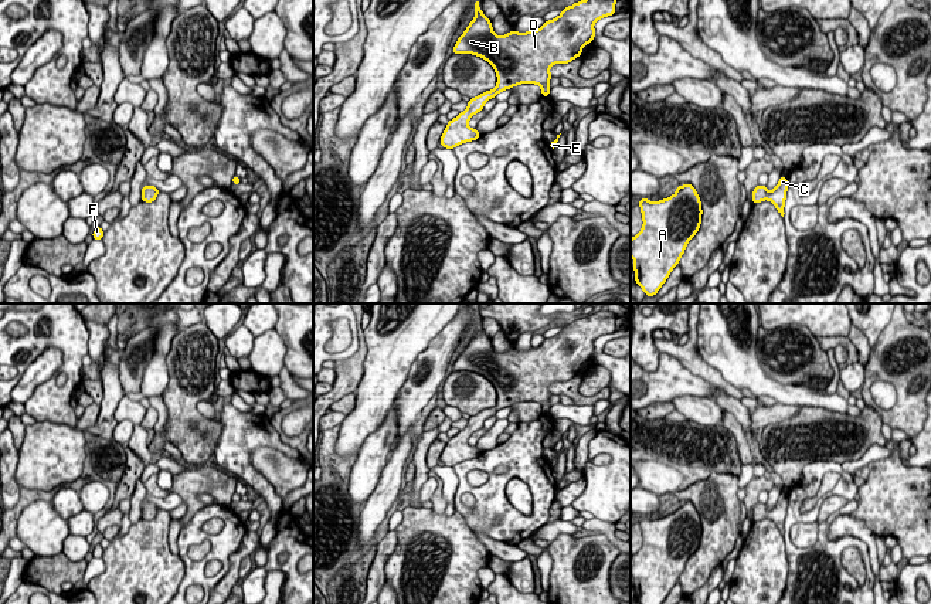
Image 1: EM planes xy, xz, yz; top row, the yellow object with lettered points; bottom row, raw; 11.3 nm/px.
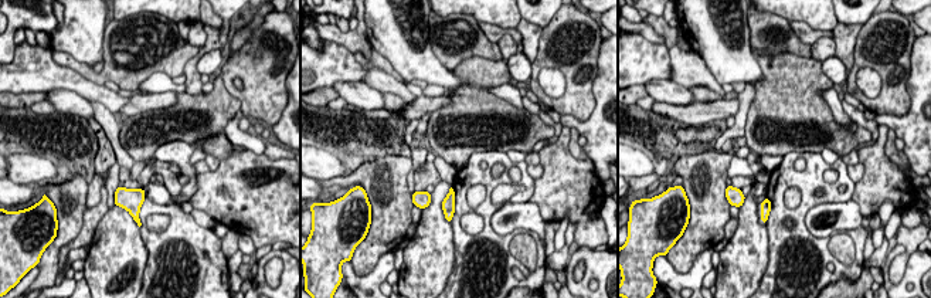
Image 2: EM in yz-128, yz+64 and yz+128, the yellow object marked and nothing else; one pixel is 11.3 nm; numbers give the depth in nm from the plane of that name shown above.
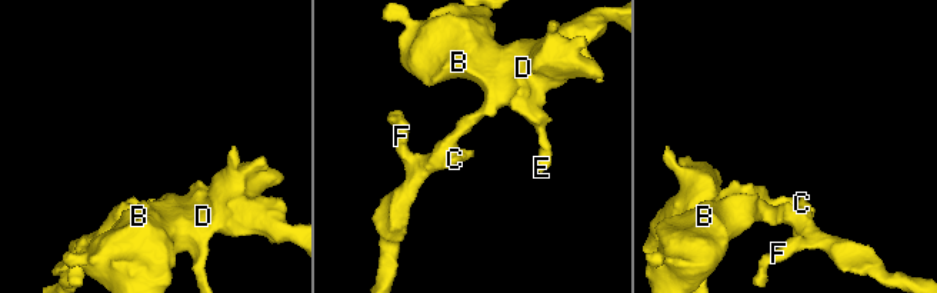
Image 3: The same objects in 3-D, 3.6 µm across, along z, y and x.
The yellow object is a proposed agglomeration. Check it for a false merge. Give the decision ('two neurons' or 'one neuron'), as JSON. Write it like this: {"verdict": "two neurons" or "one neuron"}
{"verdict": "one neuron"}

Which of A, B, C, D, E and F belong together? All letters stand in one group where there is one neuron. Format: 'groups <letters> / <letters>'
groups A B C D E F

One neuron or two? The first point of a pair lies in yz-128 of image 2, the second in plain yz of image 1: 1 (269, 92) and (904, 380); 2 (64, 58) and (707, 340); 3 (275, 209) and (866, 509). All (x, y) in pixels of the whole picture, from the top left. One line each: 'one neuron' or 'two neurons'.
1: one neuron
2: two neurons
3: one neuron

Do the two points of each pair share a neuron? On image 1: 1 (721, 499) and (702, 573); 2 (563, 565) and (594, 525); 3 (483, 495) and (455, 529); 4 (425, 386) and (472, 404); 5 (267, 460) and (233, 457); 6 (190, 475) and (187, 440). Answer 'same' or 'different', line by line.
1: same
2: different
3: different
4: different
5: different
6: different

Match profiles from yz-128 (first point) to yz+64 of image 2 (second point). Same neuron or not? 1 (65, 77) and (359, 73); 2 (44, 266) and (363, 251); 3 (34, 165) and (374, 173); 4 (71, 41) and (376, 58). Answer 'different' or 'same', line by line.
1: same
2: same
3: different
4: different

